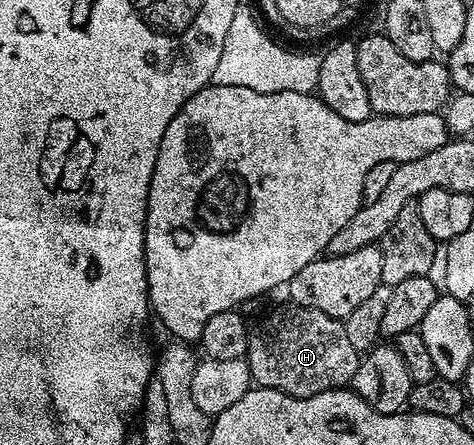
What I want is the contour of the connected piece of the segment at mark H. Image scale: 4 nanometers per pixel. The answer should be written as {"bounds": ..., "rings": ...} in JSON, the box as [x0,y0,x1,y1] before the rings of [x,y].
{"bounds":[247,303,359,397],"rings":[[[292,303],[284,304],[263,314],[257,322],[252,322],[247,354],[250,378],[260,388],[274,389],[286,393],[288,397],[314,397],[315,394],[325,393],[329,389],[348,386],[357,374],[359,350],[351,347],[351,342],[347,340],[344,320],[323,315],[323,311],[299,307]]]}

